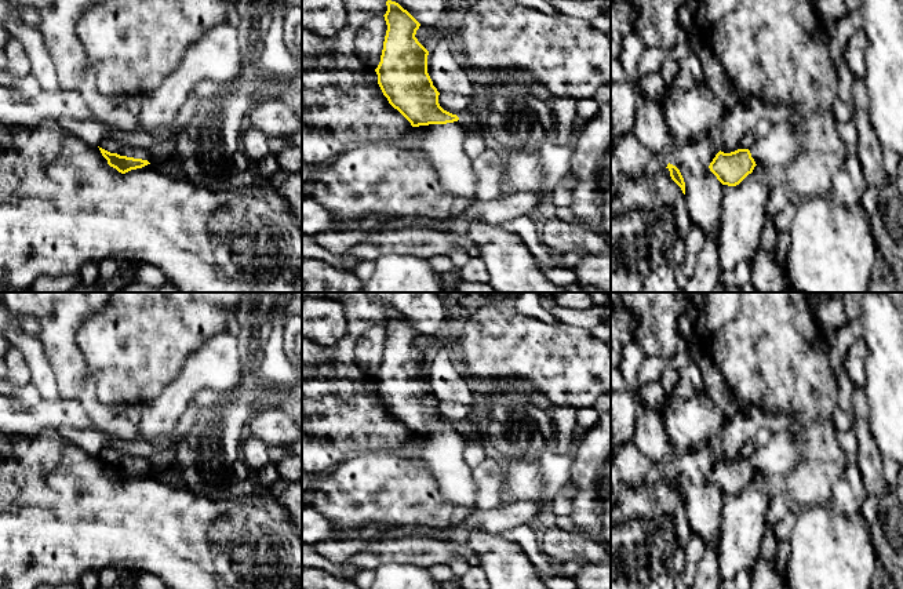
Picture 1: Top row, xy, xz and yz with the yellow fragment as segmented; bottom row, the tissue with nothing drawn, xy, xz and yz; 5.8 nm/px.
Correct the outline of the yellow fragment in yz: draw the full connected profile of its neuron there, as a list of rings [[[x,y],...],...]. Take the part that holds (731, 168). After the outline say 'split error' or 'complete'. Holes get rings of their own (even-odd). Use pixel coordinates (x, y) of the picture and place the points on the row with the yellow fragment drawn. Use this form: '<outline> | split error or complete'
[[[786,123],[772,126],[765,137],[757,137],[750,149],[731,153],[718,152],[710,163],[710,171],[722,185],[736,186],[755,166],[780,172],[804,152],[802,137]]] | split error

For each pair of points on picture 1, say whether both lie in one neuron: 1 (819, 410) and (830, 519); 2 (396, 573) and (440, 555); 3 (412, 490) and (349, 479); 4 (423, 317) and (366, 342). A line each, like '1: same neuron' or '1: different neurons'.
1: different neurons
2: different neurons
3: same neuron
4: different neurons

